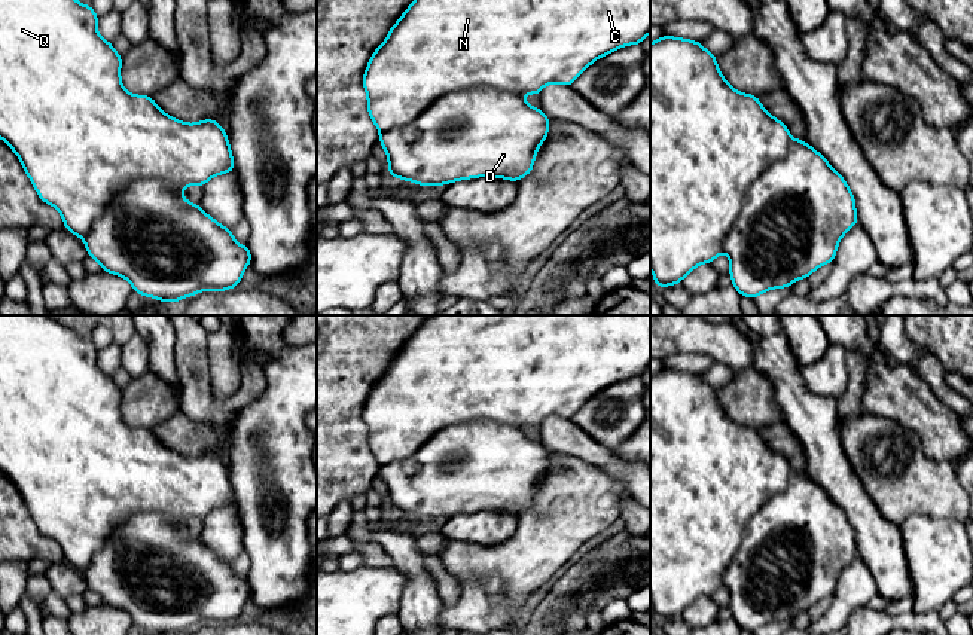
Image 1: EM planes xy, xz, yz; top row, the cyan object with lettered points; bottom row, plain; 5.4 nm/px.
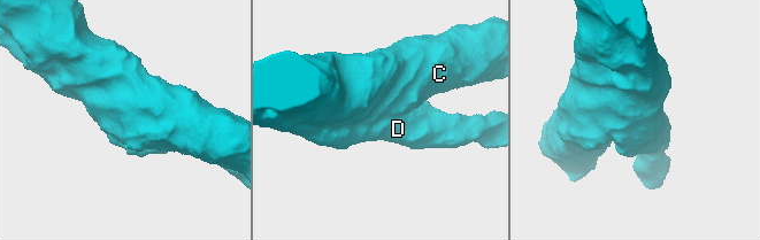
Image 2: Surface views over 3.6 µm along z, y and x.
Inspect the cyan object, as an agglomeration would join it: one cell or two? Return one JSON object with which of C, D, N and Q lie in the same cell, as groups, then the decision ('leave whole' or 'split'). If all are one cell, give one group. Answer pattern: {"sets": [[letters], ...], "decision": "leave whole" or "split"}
{"sets": [["C", "D", "N", "Q"]], "decision": "leave whole"}

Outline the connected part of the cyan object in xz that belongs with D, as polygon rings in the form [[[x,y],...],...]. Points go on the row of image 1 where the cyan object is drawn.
[[[414,0],[399,21],[390,28],[387,39],[372,54],[363,74],[363,89],[367,94],[367,112],[378,128],[379,143],[388,156],[388,174],[426,186],[445,186],[452,181],[495,177],[518,181],[533,170],[536,153],[547,138],[550,119],[528,106],[522,95],[540,95],[543,86],[571,83],[598,58],[628,45],[641,45],[650,33],[650,0]]]

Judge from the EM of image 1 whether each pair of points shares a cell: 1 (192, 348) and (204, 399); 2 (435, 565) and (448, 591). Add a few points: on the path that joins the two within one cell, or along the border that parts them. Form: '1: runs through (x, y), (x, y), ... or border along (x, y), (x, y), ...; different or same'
1: runs through (192, 360), (195, 387); same
2: runs through (438, 571), (447, 585); same

